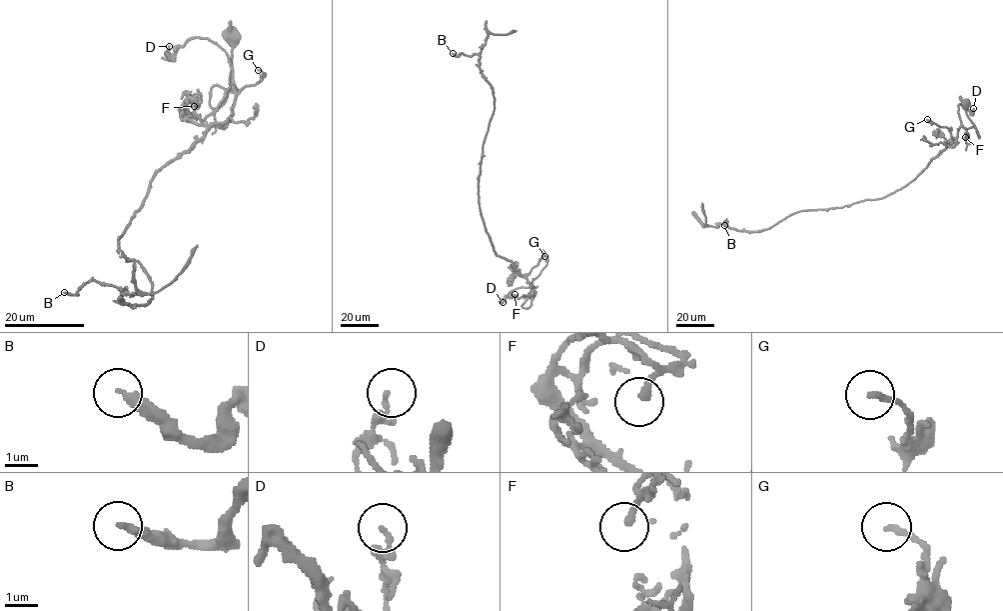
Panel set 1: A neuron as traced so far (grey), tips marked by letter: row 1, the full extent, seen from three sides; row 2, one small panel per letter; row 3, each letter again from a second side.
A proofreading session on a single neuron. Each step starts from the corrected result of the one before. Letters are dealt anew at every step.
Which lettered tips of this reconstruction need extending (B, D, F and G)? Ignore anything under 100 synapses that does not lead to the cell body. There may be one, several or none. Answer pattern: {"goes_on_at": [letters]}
{"goes_on_at": []}

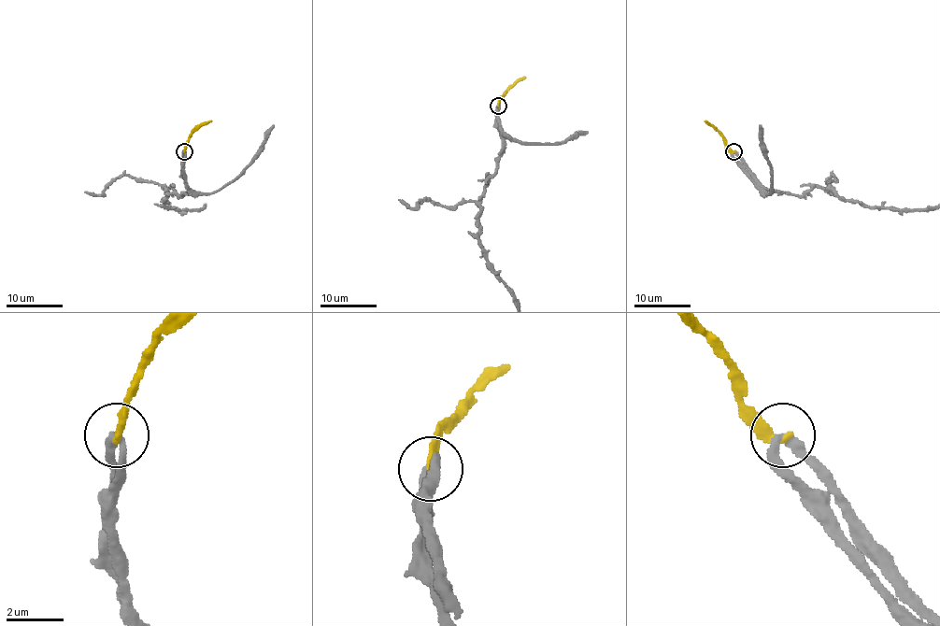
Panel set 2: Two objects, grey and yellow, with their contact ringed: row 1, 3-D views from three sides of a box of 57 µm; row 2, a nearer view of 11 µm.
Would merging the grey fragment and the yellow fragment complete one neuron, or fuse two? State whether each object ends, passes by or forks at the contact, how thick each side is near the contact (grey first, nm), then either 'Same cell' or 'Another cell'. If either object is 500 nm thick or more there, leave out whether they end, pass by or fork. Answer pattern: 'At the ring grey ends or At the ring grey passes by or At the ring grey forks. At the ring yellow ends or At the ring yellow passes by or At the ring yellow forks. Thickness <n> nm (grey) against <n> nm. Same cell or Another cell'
At the ring grey passes by. At the ring yellow ends. Thickness 300 nm (grey) against 280 nm. Another cell

